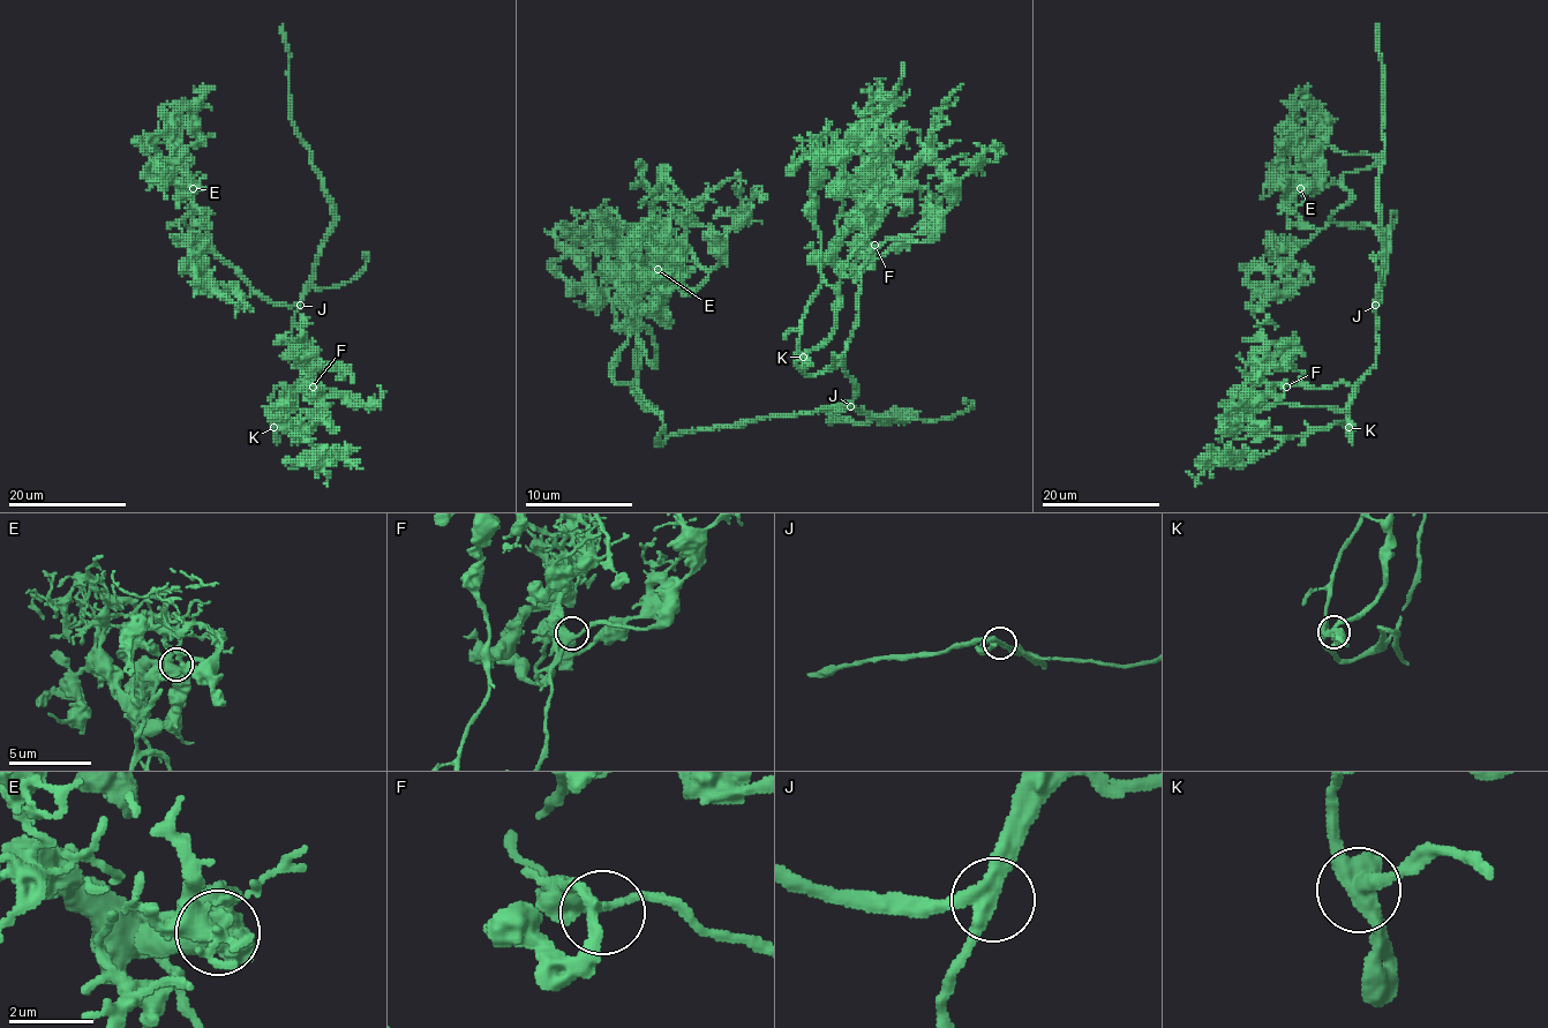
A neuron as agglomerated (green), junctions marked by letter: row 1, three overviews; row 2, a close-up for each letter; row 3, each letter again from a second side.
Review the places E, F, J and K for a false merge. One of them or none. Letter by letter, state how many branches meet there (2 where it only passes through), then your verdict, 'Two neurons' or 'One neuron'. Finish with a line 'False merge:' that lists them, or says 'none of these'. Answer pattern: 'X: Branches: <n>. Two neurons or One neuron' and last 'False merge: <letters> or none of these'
E: Branches: 3. One neuron
F: Branches: 3. One neuron
J: Branches: 3. One neuron
K: Branches: 3. One neuron
False merge: none of these

